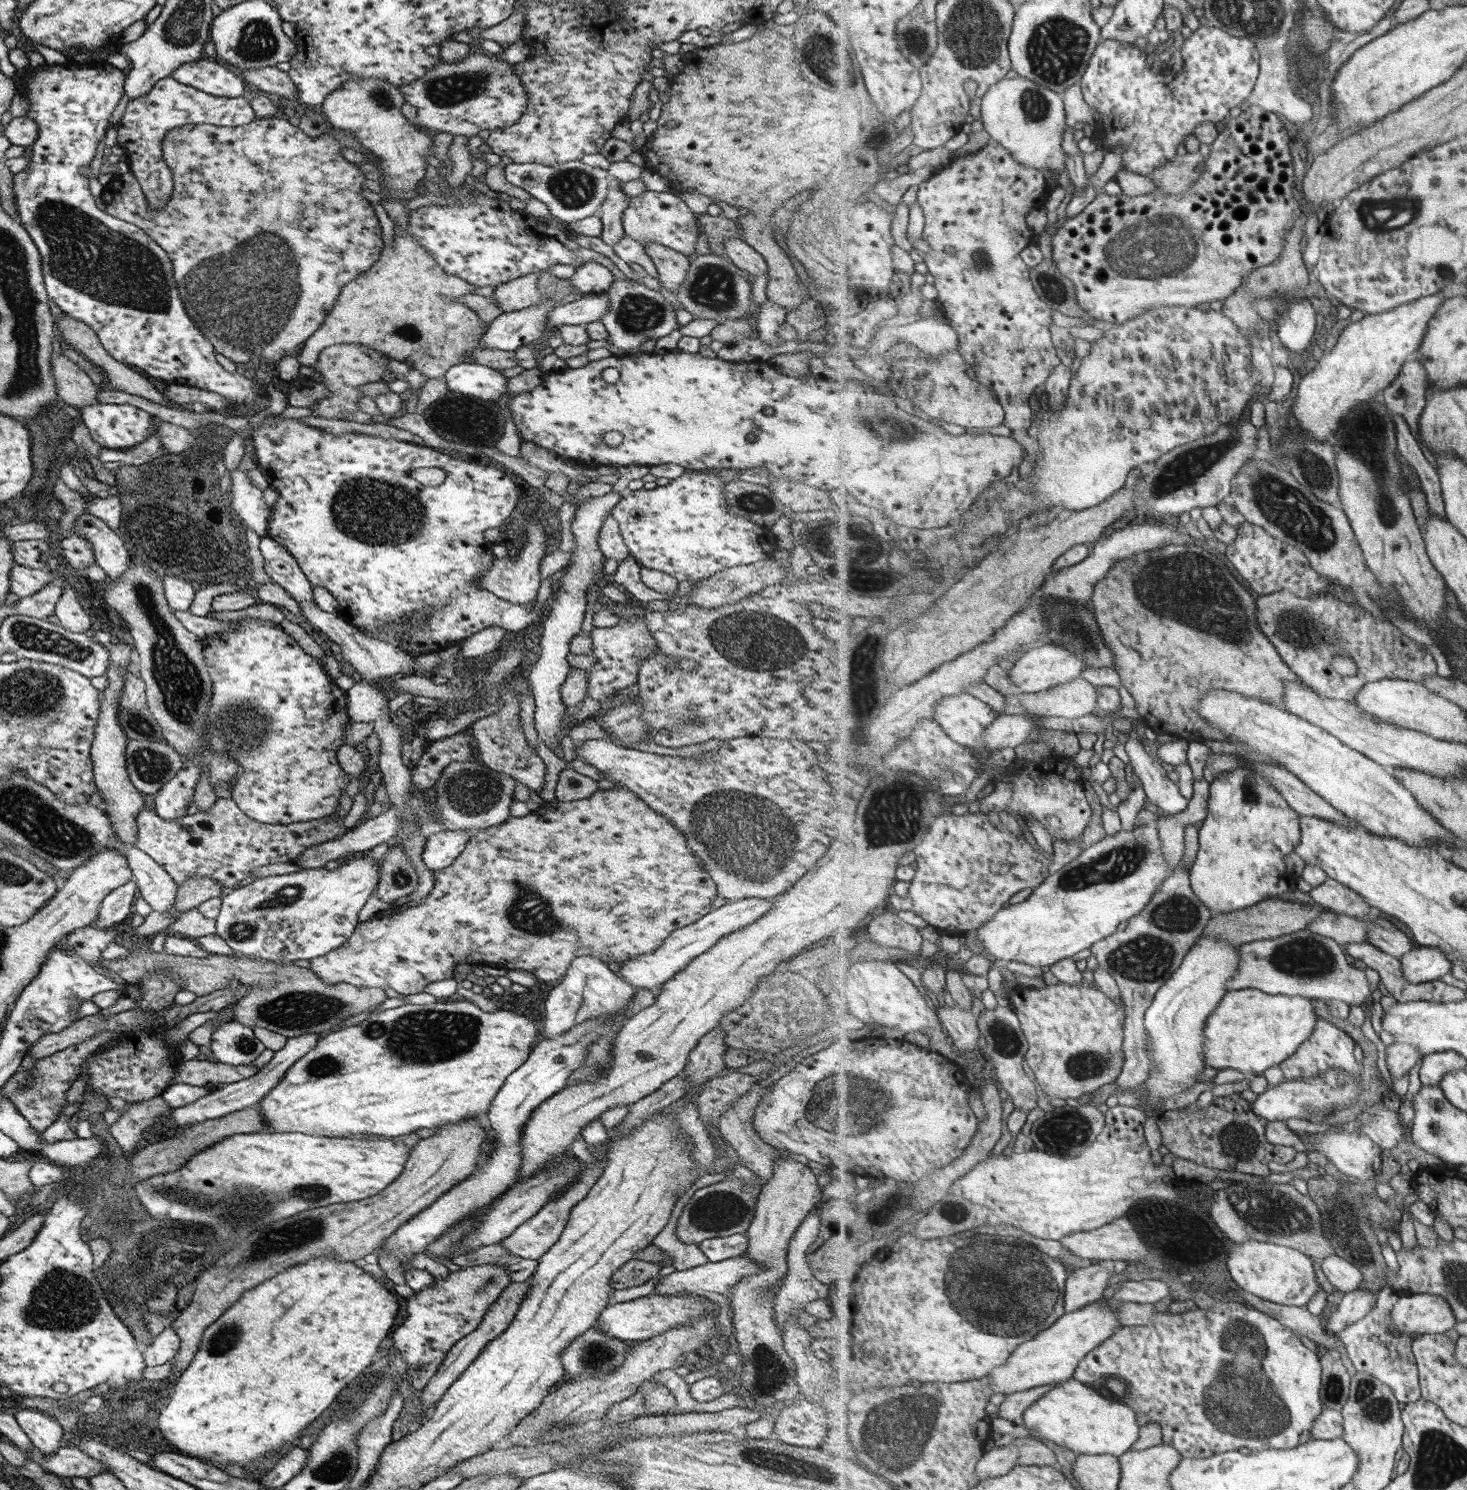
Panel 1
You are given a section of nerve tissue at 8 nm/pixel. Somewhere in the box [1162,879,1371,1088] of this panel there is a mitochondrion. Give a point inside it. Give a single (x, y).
(1308, 959)

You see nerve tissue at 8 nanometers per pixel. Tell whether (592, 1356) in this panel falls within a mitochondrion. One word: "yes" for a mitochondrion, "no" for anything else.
yes

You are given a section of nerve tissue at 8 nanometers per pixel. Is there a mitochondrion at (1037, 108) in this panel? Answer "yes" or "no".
yes

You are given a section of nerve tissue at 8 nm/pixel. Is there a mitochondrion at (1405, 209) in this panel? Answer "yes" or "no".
yes

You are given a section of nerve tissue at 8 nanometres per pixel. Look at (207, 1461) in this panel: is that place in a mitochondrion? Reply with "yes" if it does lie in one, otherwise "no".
no

